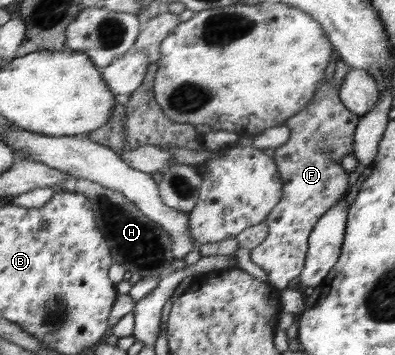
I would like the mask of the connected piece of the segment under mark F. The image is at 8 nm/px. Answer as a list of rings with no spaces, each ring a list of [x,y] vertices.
[[[342,60],[336,65],[335,75],[314,94],[310,106],[285,122],[290,130],[289,140],[276,148],[272,156],[278,161],[282,173],[283,198],[264,221],[268,235],[251,250],[251,262],[263,268],[269,282],[280,289],[286,289],[293,278],[302,274],[309,253],[309,232],[341,201],[343,192],[348,192],[348,172],[341,168],[339,158],[354,148],[351,144],[355,144],[353,132],[357,132],[359,116],[346,108],[340,96],[342,82],[352,68]]]

